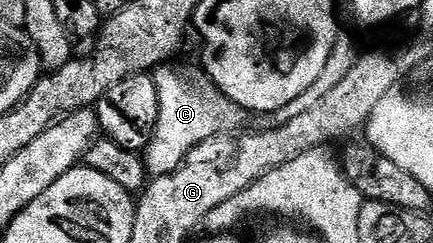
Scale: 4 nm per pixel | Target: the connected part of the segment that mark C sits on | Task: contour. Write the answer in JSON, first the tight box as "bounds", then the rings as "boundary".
{"bounds":[143,71,246,177],"boundary":[[[168,71],[164,76],[156,79],[156,88],[160,94],[160,112],[158,113],[158,125],[154,137],[148,143],[143,152],[144,166],[148,168],[149,176],[155,177],[176,171],[191,155],[202,141],[206,141],[211,135],[219,135],[221,131],[236,129],[240,122],[246,118],[245,112],[235,103],[229,103],[228,98],[212,86],[211,82],[195,83],[192,79],[183,79],[180,75]]]}

